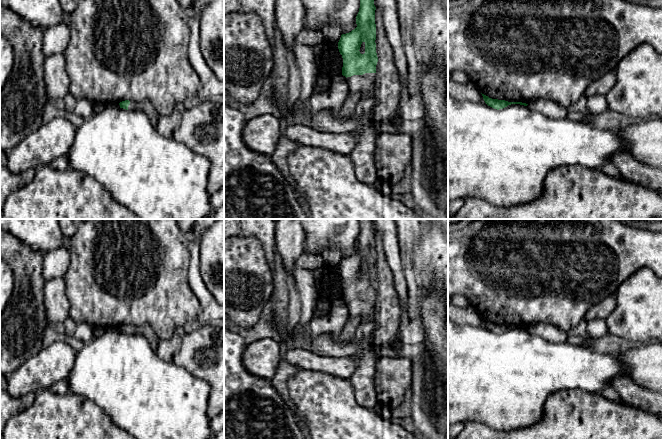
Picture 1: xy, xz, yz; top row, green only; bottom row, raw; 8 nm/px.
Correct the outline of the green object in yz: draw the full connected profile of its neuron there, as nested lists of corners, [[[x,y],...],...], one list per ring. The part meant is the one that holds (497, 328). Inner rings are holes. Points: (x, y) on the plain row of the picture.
[[[482,318],[483,320],[483,323],[485,325],[485,327],[494,332],[494,333],[503,333],[505,331],[507,331],[508,329],[511,329],[511,328],[520,328],[520,329],[524,329],[524,330],[527,330],[528,328],[526,327],[522,327],[522,326],[508,326],[508,325],[505,325],[505,324],[498,324],[498,323],[492,323],[492,322],[489,322],[488,320]]]

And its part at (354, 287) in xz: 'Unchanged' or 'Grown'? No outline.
Grown

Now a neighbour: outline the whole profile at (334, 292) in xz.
[[[324,264],[314,269],[312,272],[314,274],[314,280],[316,282],[319,295],[321,297],[326,295],[330,298],[331,301],[333,301],[342,297],[343,282],[340,276],[338,276],[335,285],[329,285],[328,283],[325,283],[323,276],[330,270],[331,267]]]

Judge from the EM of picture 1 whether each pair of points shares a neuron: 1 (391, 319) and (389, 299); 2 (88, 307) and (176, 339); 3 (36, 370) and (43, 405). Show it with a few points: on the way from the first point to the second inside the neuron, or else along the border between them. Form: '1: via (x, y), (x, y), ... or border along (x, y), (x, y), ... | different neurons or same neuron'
1: via (389, 314), (389, 304) | same neuron
2: border along (182, 326), (179, 326), (169, 338), (160, 340) | different neurons
3: border along (47, 387), (35, 392) | different neurons

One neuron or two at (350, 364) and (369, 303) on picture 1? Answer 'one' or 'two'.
two

